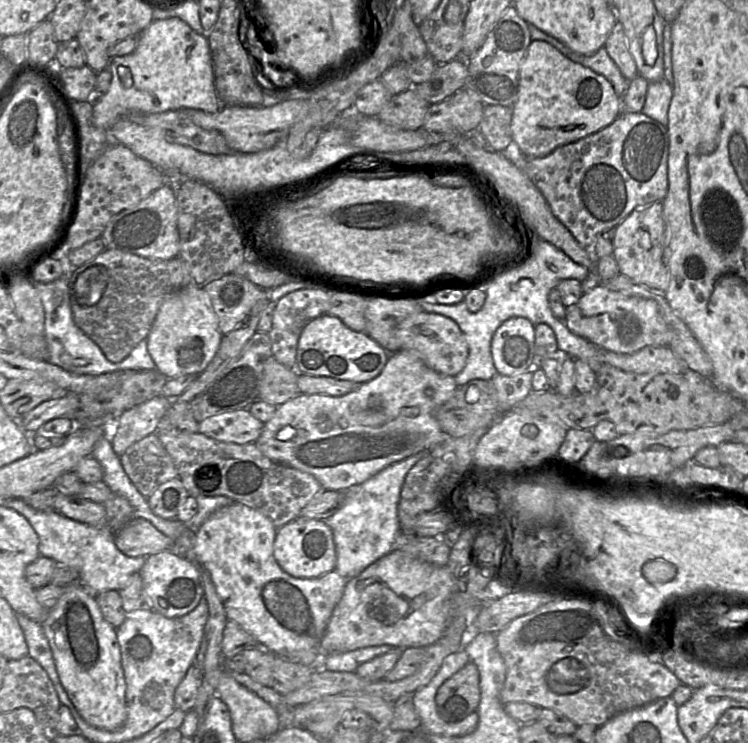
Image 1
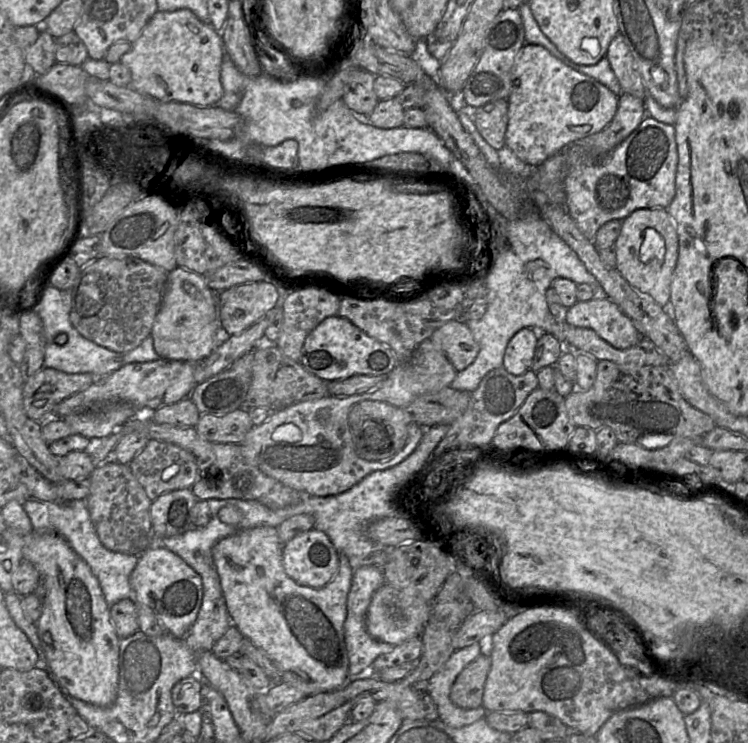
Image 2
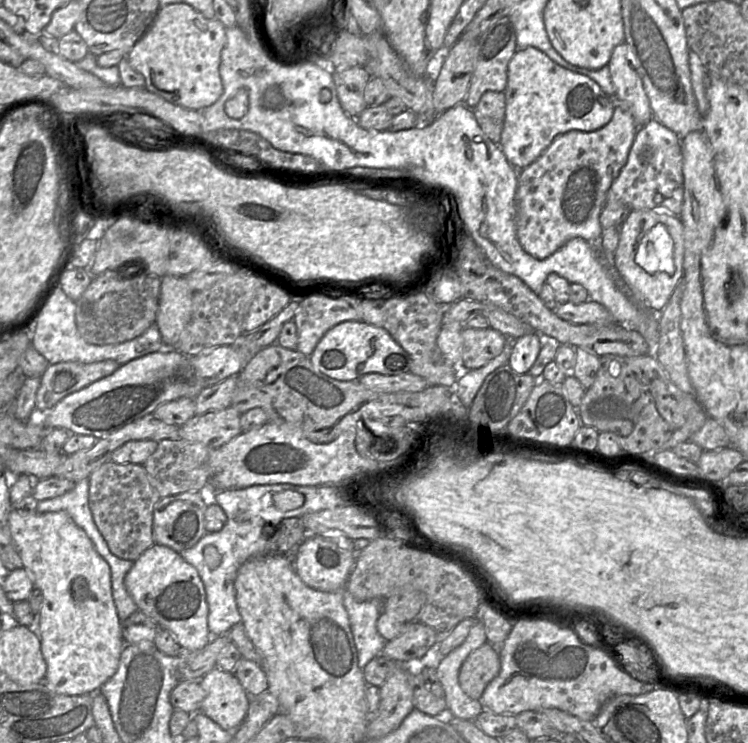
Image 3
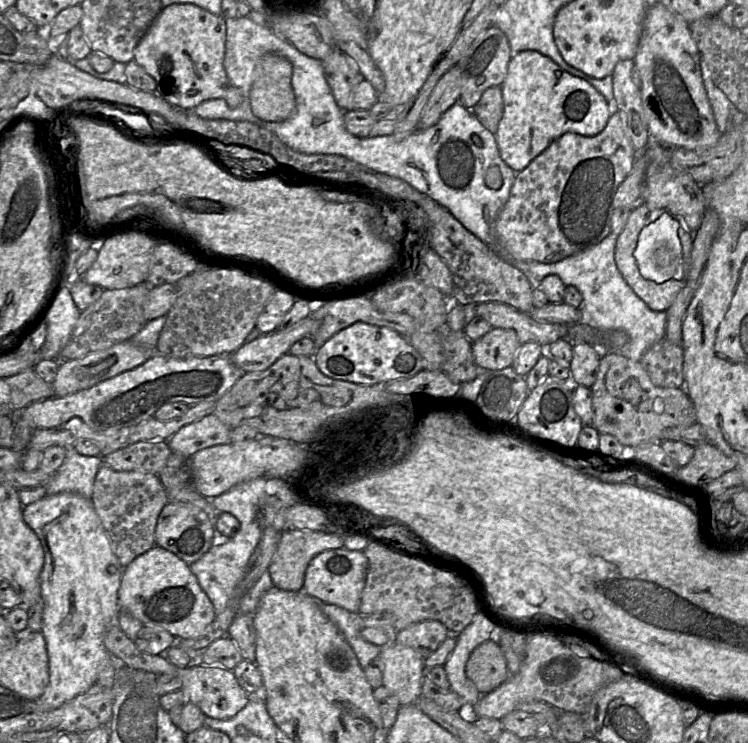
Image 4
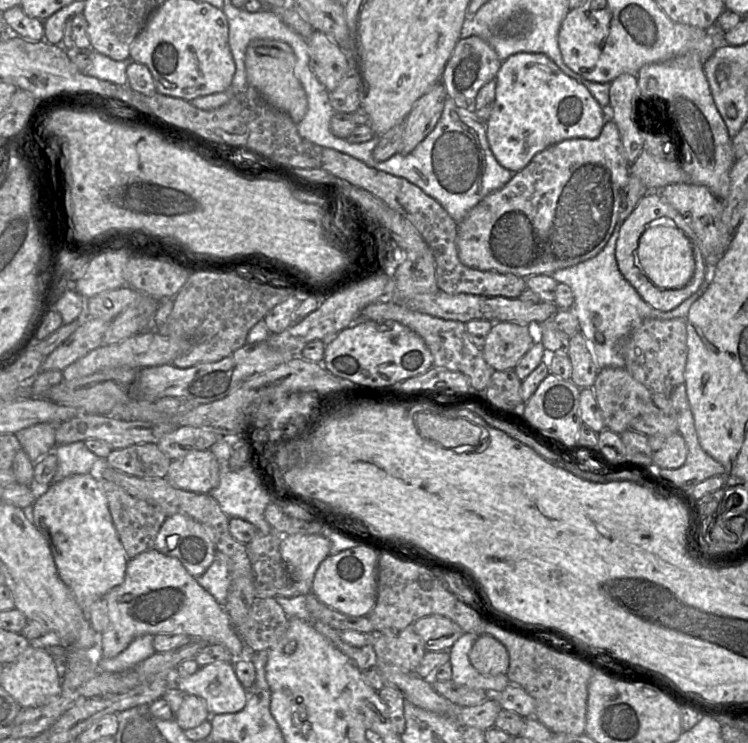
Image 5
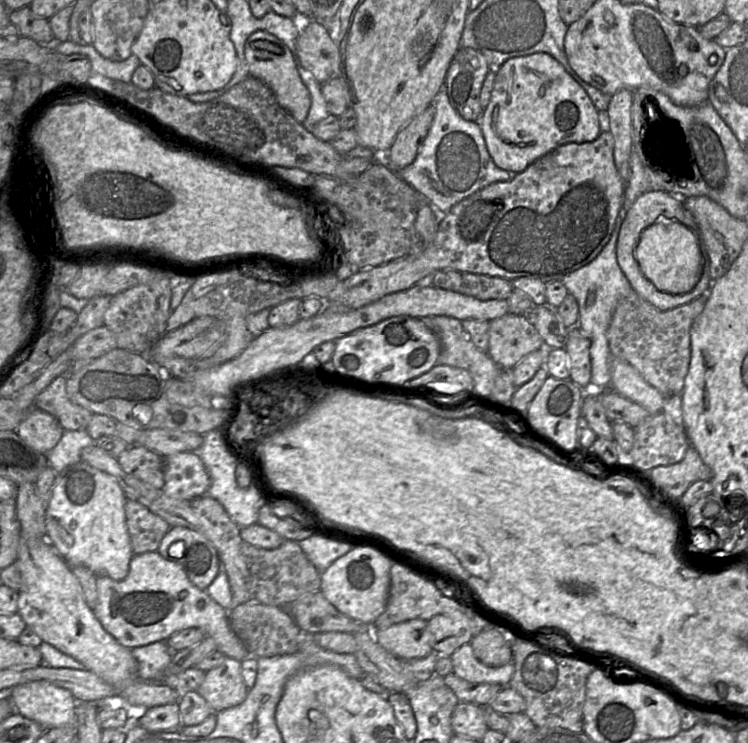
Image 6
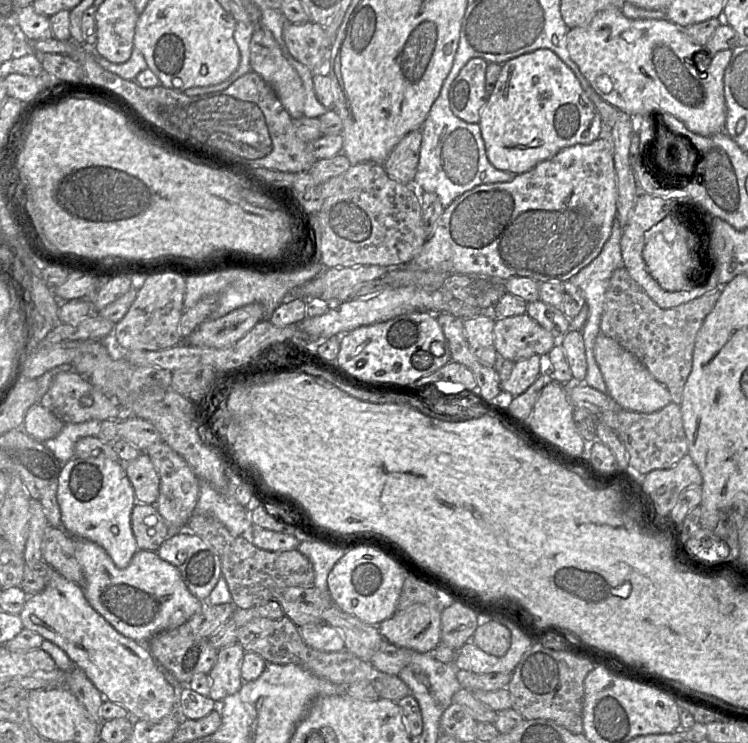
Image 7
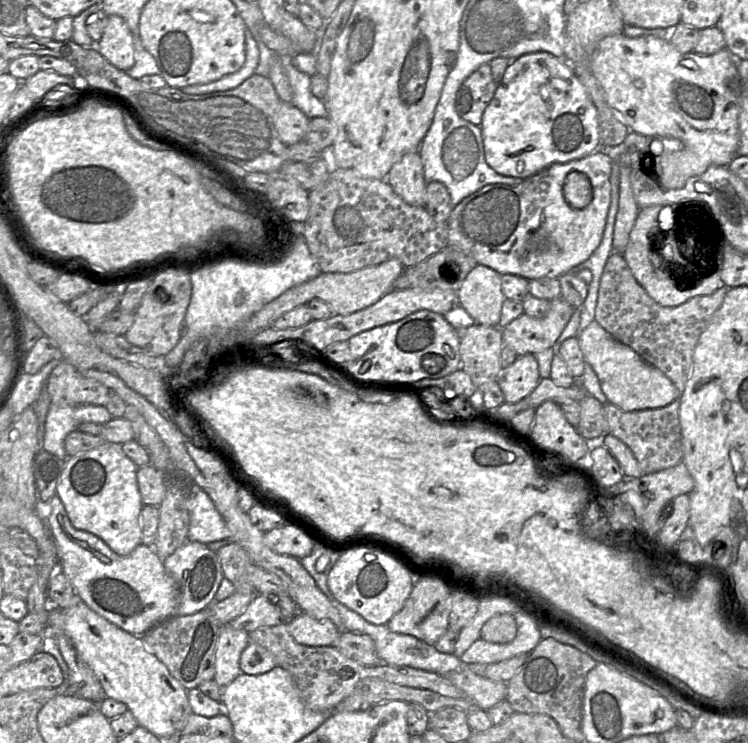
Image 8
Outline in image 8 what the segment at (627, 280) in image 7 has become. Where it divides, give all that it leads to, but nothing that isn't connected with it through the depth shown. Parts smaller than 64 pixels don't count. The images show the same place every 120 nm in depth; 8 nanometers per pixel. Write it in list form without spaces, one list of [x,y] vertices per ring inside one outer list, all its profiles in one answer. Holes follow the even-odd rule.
[[[612,252],[606,261],[599,283],[595,308],[595,321],[613,338],[628,345],[643,360],[661,370],[673,382],[680,394],[682,394],[685,389],[685,384],[691,374],[693,353],[698,339],[708,326],[715,312],[722,305],[729,289],[731,288],[721,285],[709,295],[693,297],[675,307],[663,307],[652,300],[638,284],[622,254]]]

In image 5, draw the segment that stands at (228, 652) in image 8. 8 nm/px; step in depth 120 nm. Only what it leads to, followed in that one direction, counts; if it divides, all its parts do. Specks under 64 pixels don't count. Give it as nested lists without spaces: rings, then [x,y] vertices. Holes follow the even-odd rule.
[[[233,662],[200,667],[187,677],[173,677],[173,685],[184,695],[201,698],[210,715],[236,713],[246,705],[249,692],[238,680]]]

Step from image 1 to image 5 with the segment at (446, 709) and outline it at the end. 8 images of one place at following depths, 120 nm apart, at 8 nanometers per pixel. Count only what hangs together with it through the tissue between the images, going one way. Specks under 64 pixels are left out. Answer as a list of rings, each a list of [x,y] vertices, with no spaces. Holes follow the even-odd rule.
[[[482,634],[476,639],[470,650],[469,660],[484,676],[507,674],[510,664],[506,647],[488,634]]]

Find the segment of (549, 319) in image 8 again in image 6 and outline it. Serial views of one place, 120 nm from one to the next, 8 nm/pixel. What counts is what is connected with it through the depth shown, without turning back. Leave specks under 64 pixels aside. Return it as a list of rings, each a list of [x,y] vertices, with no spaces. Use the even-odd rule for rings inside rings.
[[[507,313],[490,321],[487,353],[496,365],[514,368],[543,344],[543,338],[525,314]]]

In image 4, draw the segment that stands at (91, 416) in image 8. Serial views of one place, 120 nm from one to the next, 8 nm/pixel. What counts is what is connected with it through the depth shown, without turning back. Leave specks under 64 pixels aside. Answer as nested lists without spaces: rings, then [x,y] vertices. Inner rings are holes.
[[[73,447],[67,448],[63,464],[46,485],[46,495],[70,492],[91,499],[95,477],[102,464],[102,456],[84,456]]]

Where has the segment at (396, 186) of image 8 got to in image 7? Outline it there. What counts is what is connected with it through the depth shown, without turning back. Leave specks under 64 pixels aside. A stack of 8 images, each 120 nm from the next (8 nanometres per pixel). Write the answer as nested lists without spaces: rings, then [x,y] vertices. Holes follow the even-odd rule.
[[[421,130],[406,134],[391,150],[383,163],[387,175],[404,185],[413,185],[422,141]]]

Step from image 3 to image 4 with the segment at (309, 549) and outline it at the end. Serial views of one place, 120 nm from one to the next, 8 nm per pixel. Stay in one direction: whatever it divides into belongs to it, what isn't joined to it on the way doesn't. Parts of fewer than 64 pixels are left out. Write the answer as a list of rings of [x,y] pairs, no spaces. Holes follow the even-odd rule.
[[[345,548],[325,550],[310,561],[305,572],[303,592],[317,601],[359,612],[367,570],[368,559],[363,551]]]

